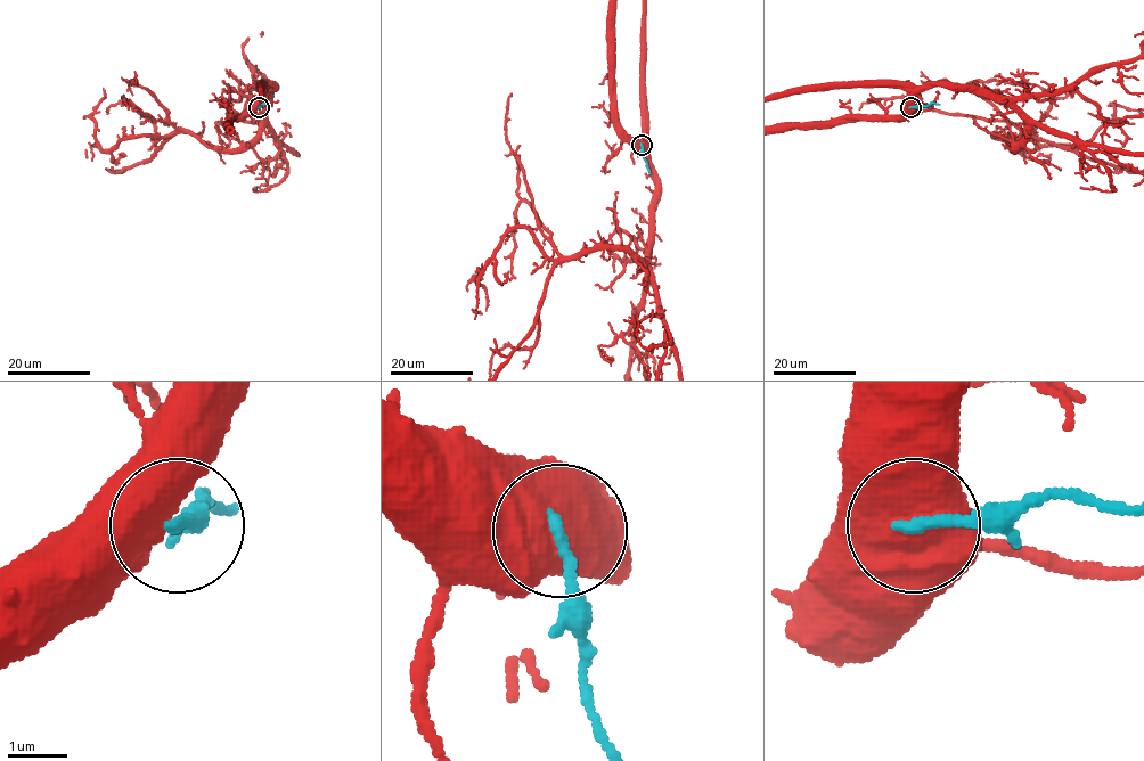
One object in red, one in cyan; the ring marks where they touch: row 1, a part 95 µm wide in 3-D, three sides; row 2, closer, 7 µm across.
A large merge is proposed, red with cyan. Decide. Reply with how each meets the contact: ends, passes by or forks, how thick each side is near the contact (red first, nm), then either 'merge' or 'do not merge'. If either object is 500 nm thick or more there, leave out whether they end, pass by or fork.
calibres 750 and 190 nm; do not merge

